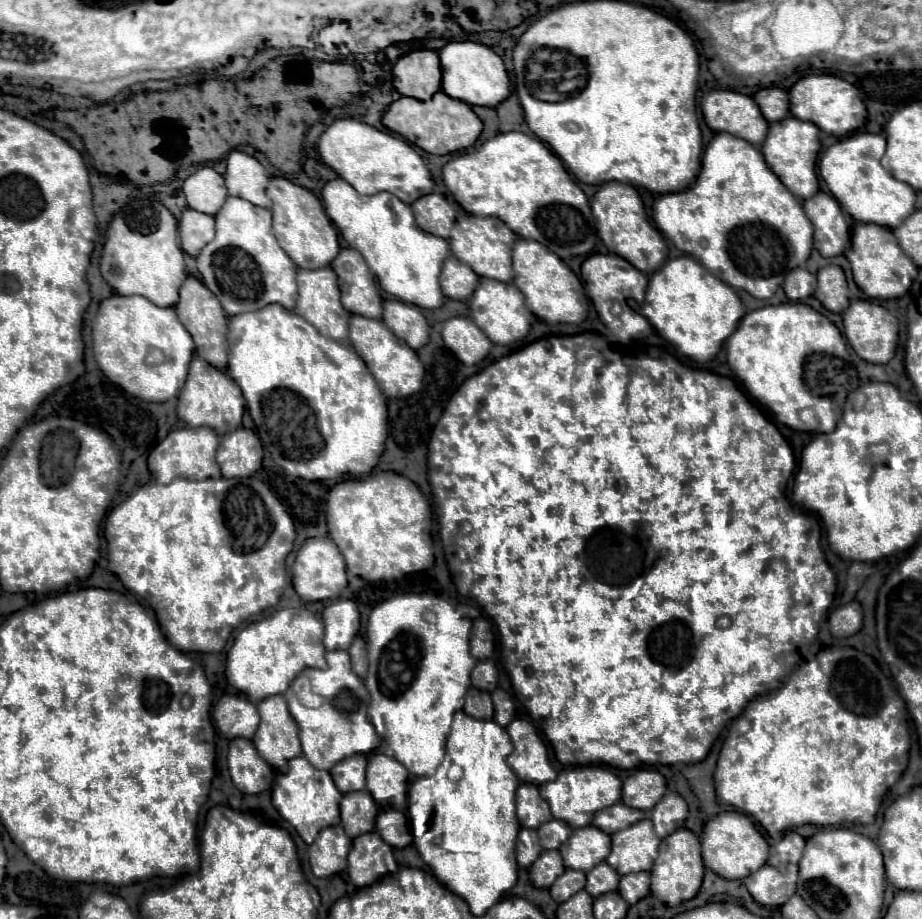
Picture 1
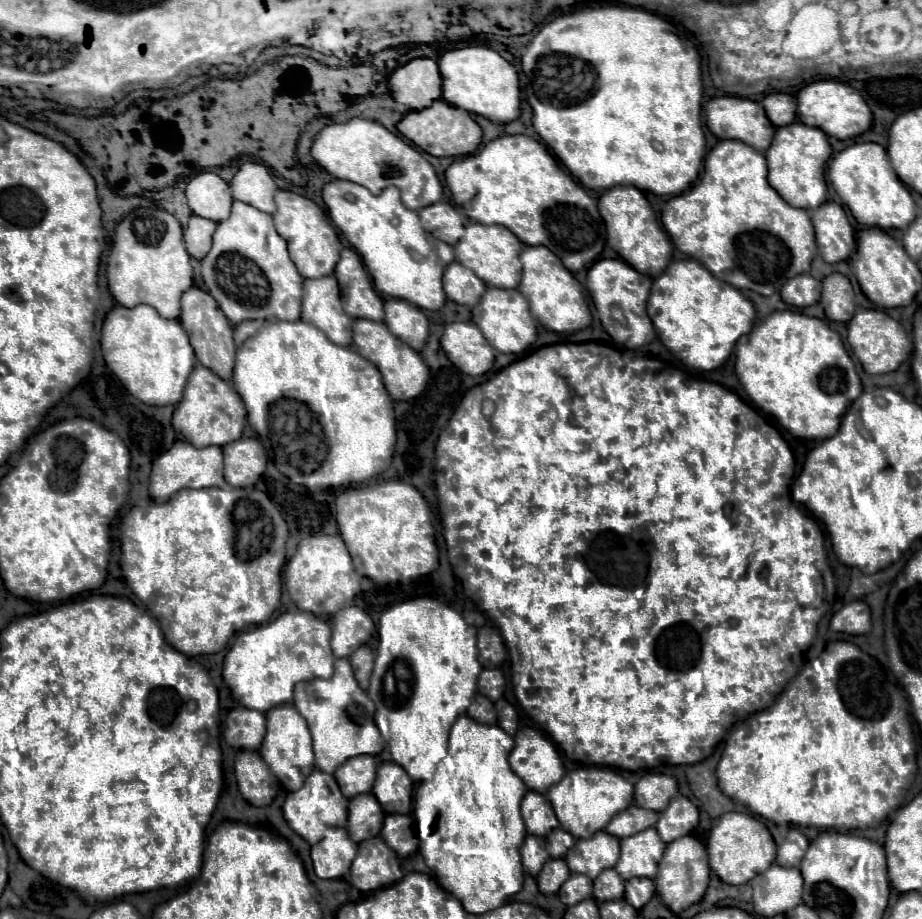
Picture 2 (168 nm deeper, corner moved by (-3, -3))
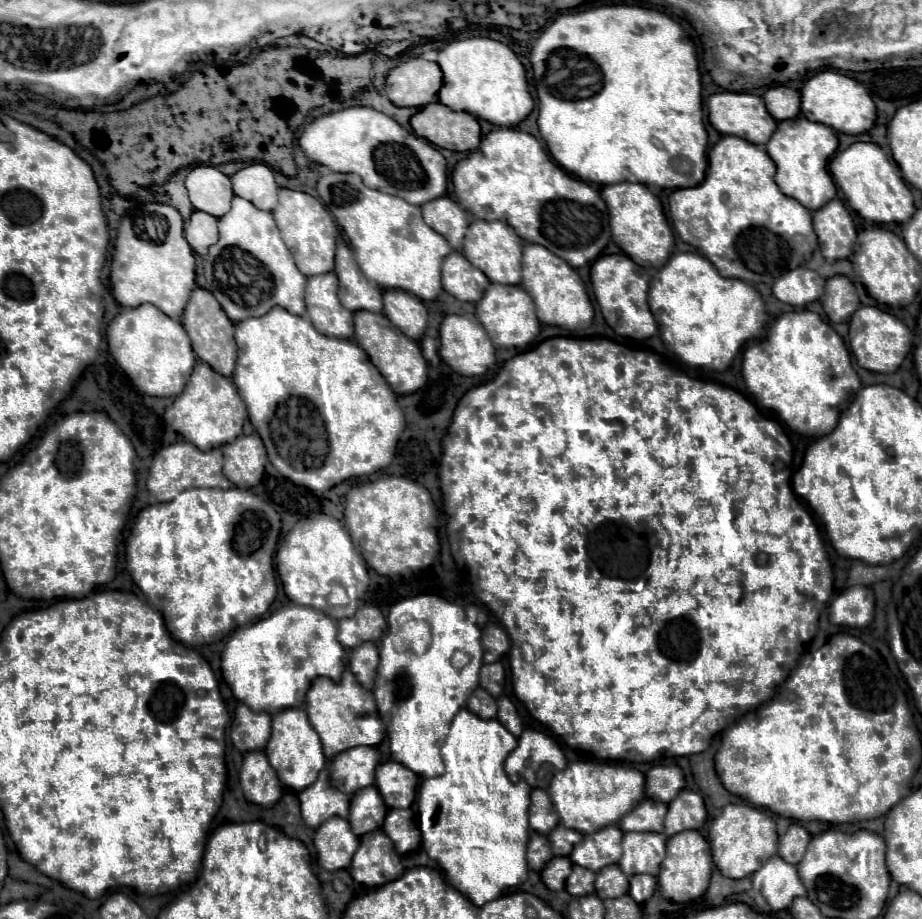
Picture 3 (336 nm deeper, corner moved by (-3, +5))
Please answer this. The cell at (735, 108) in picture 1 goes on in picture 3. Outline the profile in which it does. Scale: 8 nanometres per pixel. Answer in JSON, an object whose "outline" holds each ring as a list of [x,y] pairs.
{"outline":[[[722,91],[708,99],[708,119],[712,127],[722,135],[736,135],[754,145],[766,145],[776,129],[776,119],[768,115],[764,101],[752,93],[730,93]]]}

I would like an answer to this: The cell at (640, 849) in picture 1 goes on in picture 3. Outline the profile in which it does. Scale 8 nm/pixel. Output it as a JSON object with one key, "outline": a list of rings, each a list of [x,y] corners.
{"outline":[[[624,833],[622,859],[618,867],[628,875],[658,875],[666,855],[666,837],[660,833]]]}

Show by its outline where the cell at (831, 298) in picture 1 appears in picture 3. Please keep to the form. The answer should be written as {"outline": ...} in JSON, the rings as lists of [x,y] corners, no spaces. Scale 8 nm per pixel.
{"outline":[[[834,275],[826,281],[822,305],[832,323],[846,323],[850,321],[856,307],[860,307],[860,301],[850,279],[844,275]]]}

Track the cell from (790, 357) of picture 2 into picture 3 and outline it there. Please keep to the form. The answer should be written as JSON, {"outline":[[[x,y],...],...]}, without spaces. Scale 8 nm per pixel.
{"outline":[[[790,311],[776,317],[768,327],[766,339],[750,341],[746,345],[742,375],[748,391],[760,407],[776,411],[792,431],[808,437],[824,437],[832,433],[846,395],[862,387],[856,371],[850,365],[850,353],[846,351],[842,337],[828,323],[824,323],[818,313],[812,311]]]}

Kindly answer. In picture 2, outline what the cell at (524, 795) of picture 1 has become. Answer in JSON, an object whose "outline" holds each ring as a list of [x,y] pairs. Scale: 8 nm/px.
{"outline":[[[528,791],[522,799],[522,817],[526,831],[536,837],[544,837],[558,827],[558,819],[552,811],[550,801],[536,791]]]}

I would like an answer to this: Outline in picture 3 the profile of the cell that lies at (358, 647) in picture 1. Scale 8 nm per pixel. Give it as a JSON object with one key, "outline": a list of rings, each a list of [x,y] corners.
{"outline":[[[362,643],[350,651],[350,671],[356,675],[358,683],[372,689],[378,667],[378,647],[376,643]]]}

